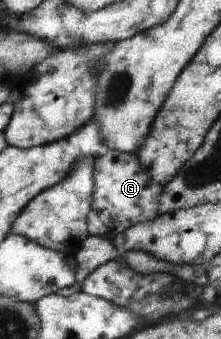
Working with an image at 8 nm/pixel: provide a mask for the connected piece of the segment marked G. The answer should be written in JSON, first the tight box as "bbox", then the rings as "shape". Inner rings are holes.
{"bbox":[88,149,163,240],"shape":[[[109,149],[103,156],[94,159],[93,180],[91,214],[88,219],[90,233],[103,235],[111,240],[130,226],[153,220],[158,215],[158,198],[163,186],[153,182],[149,173],[141,168],[140,160],[135,153],[122,153],[115,149]]]}

